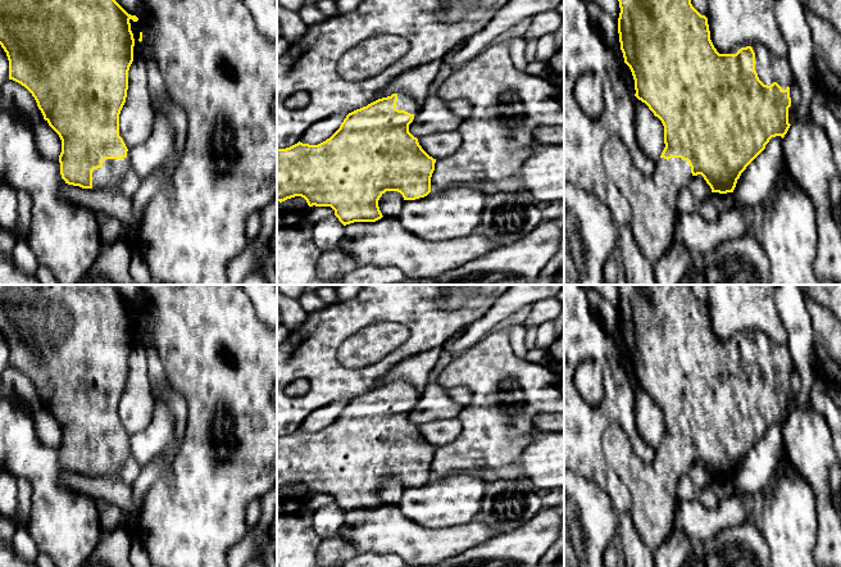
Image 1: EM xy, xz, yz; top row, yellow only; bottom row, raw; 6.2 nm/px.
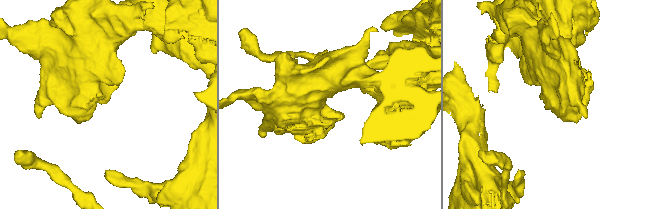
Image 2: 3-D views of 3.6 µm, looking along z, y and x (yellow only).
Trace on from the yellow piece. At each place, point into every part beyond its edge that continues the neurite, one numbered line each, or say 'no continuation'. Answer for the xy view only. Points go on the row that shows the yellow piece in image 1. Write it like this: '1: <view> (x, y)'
1: xy (112, 172)

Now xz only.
1: xz (404, 103)

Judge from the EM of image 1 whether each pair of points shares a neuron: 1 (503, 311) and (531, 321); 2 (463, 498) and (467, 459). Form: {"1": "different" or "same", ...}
{"1": "different", "2": "different"}

